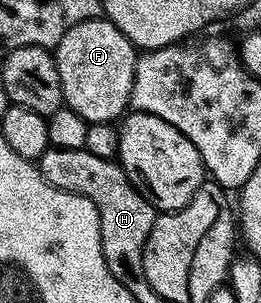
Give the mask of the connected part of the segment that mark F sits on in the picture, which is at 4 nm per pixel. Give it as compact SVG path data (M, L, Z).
M108 18L87 19L74 25L58 41L54 54L65 104L78 117L87 123L115 124L129 110L138 49Z

